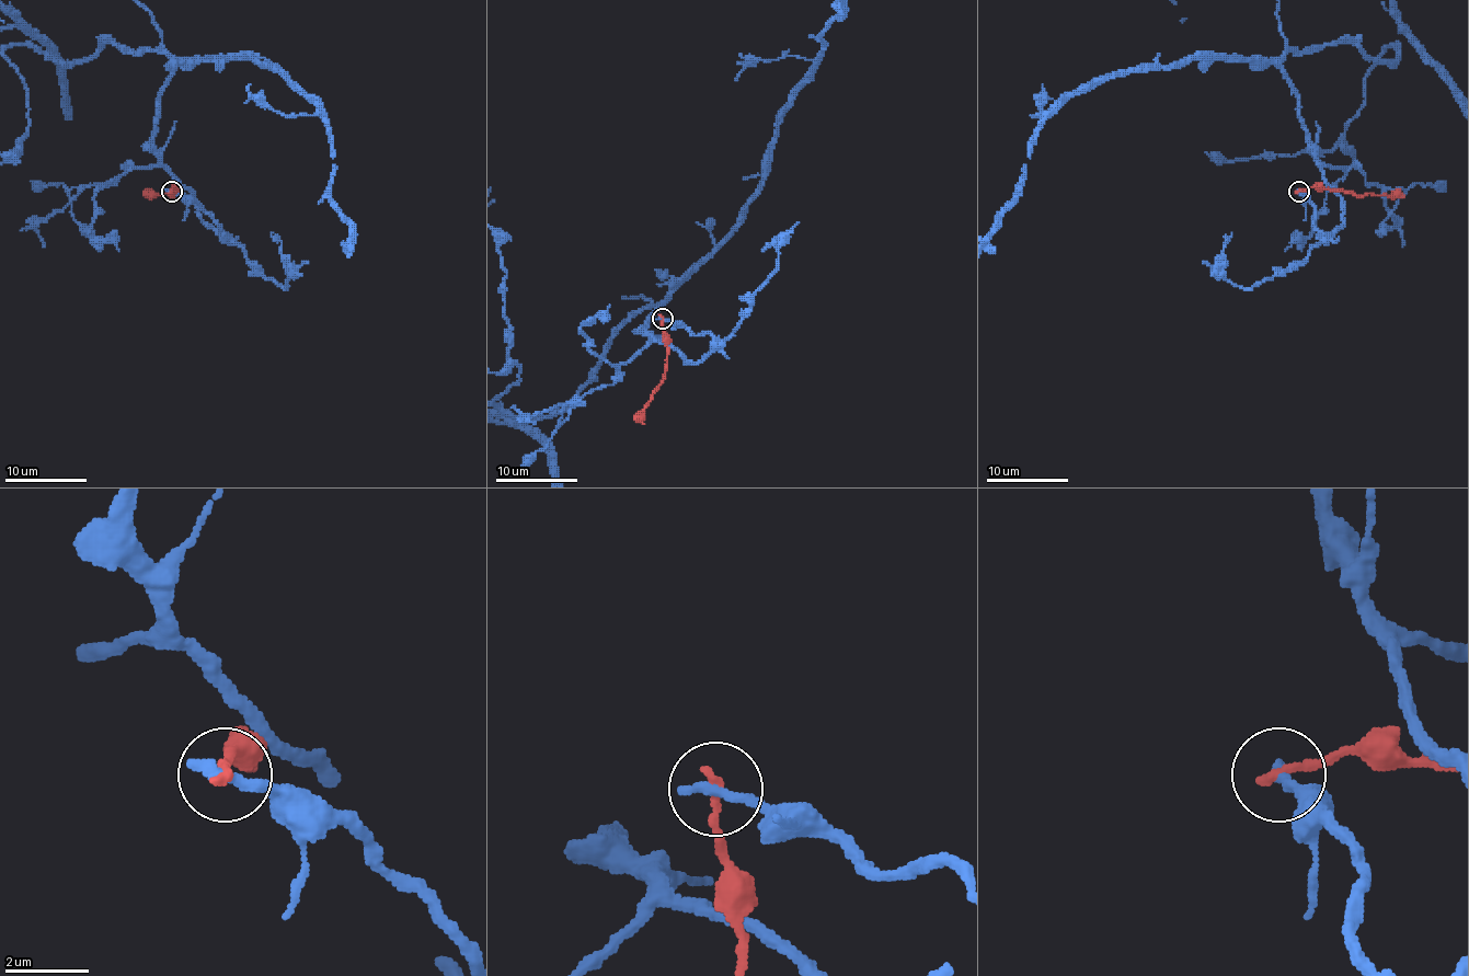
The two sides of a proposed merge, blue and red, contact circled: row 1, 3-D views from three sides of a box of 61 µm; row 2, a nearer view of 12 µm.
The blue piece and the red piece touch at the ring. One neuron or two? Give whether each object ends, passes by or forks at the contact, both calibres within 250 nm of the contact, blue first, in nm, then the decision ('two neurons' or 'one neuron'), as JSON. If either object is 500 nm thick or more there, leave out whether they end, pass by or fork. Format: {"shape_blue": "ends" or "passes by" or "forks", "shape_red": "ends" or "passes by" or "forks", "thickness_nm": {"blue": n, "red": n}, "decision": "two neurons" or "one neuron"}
{"shape_blue": "ends", "shape_red": "ends", "thickness_nm": {"blue": 360, "red": 240}, "decision": "two neurons"}

